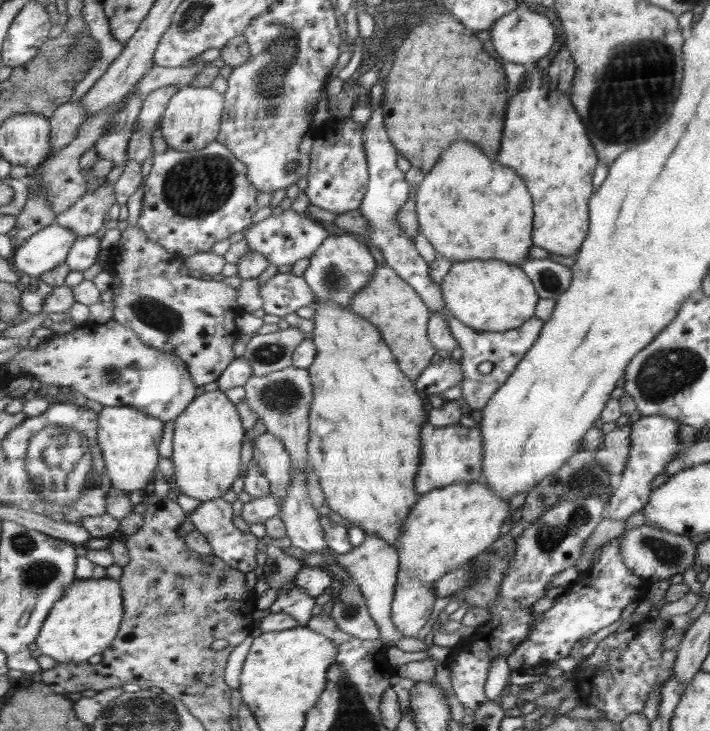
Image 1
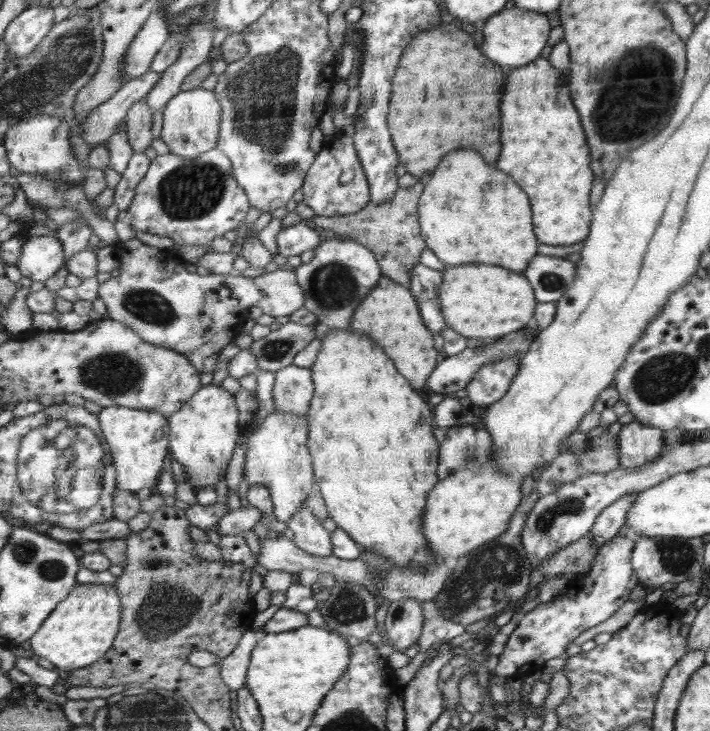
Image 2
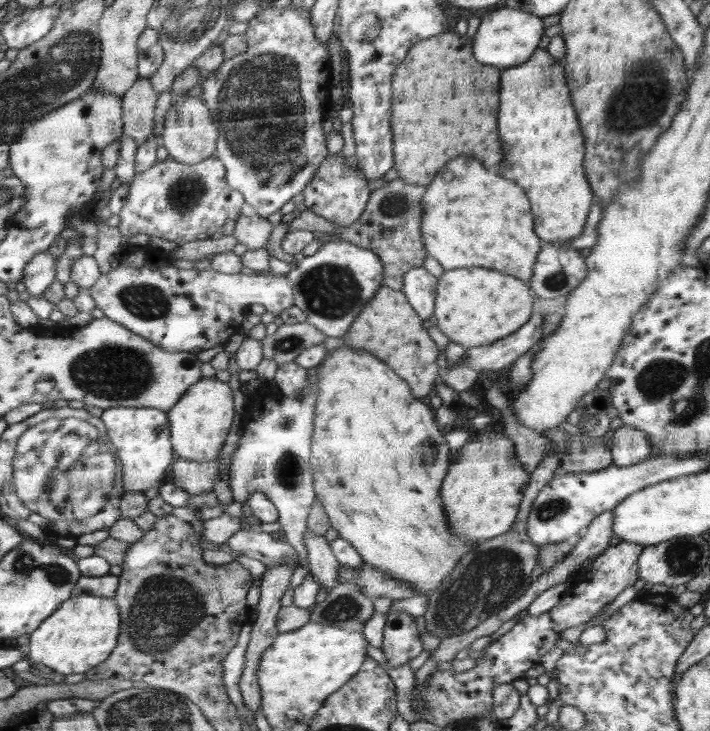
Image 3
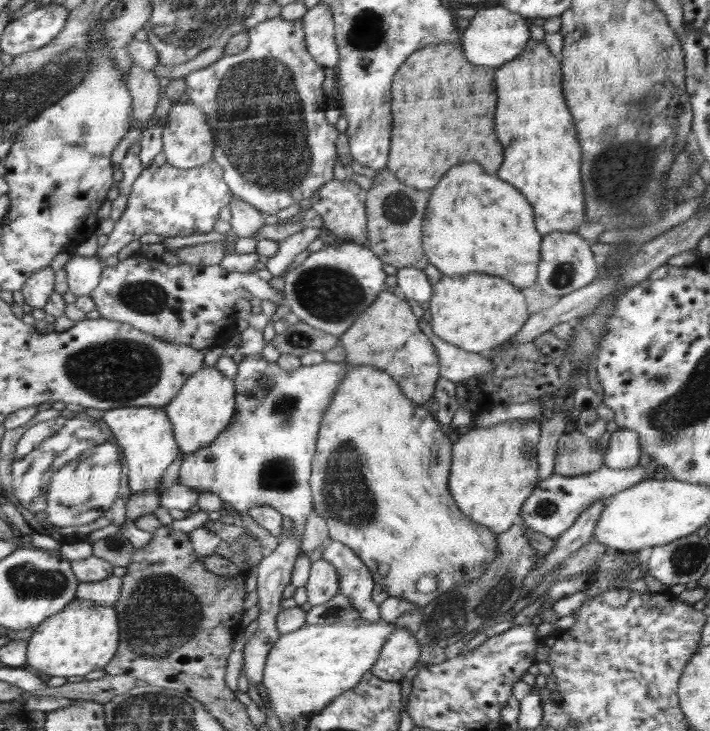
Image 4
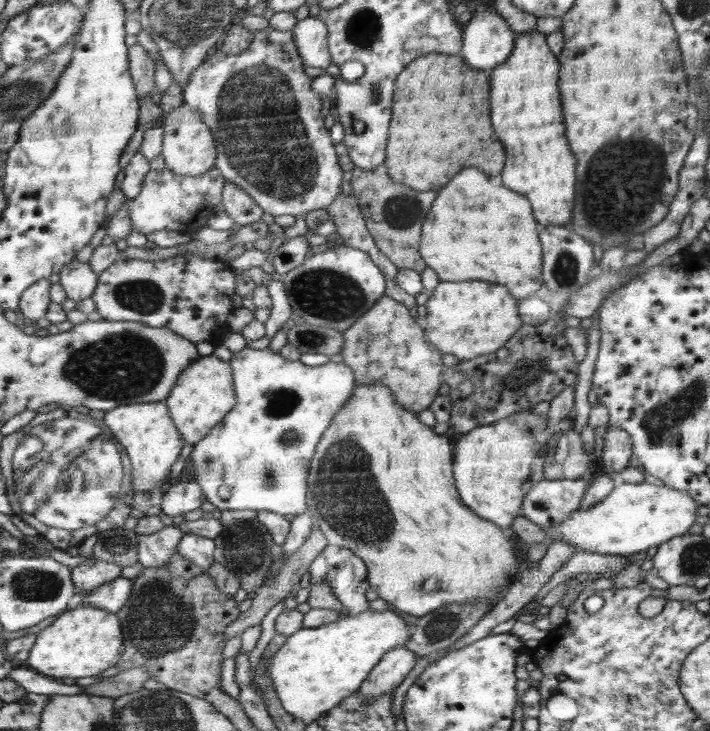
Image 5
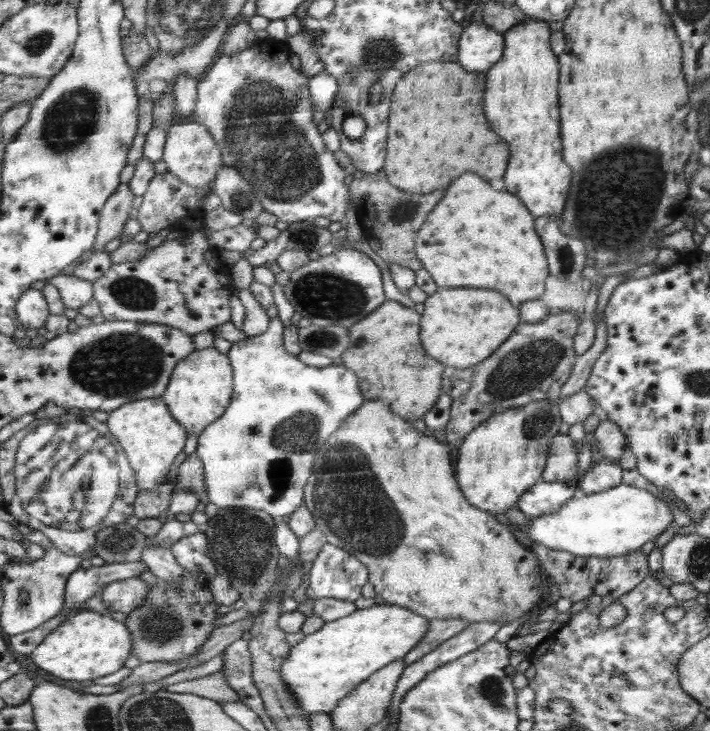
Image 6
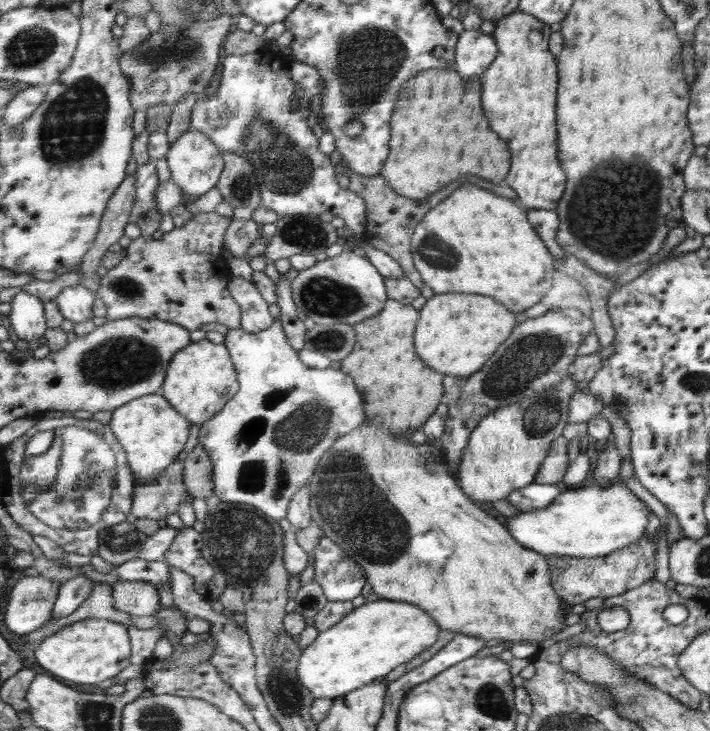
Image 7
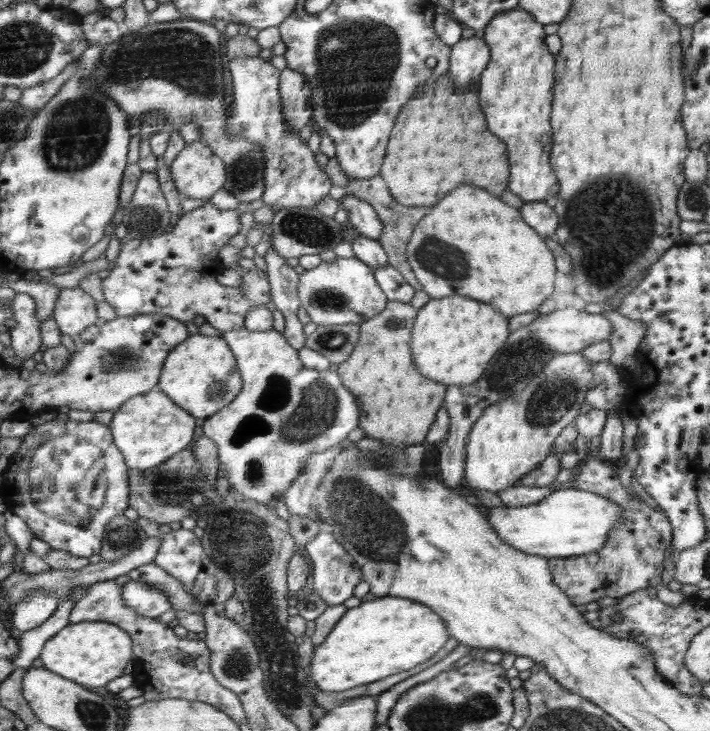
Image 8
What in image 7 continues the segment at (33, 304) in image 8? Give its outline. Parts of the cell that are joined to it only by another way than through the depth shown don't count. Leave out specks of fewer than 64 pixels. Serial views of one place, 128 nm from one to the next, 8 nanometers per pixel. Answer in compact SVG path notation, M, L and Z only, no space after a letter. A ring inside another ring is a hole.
M26 290L20 291L13 298L10 318L22 345L46 337L50 329L46 302Z

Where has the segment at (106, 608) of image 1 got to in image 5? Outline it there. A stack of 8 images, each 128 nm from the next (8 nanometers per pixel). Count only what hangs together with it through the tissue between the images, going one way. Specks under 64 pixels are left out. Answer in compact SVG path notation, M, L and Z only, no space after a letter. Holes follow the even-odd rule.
M79 603L39 633L28 662L39 673L57 680L96 677L118 666L126 654L126 647L125 628L118 614Z

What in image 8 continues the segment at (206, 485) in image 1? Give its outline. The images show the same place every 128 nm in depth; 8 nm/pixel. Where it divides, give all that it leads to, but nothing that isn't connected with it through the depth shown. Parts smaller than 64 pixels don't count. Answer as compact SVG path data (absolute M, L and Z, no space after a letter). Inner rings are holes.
M199 332L170 354L164 364L160 386L182 408L186 408L196 418L207 420L236 398L243 387L243 380L236 358L224 338L213 338Z

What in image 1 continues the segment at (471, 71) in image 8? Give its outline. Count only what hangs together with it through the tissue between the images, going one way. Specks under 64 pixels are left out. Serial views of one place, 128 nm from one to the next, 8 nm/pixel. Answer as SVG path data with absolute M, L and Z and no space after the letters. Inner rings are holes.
M523 2L512 13L506 14L493 25L490 29L490 38L502 60L523 64L530 71L536 67L536 62L540 58L544 58L552 50L556 42L556 30L548 17L542 12L526 8Z

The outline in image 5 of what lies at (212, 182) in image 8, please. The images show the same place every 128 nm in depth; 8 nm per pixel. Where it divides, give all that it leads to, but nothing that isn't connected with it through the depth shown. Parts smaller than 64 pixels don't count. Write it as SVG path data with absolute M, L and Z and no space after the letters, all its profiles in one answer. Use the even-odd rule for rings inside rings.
M182 105L166 114L165 127L165 156L167 168L182 175L204 175L217 166L218 145L213 129L205 121L202 111L190 105Z

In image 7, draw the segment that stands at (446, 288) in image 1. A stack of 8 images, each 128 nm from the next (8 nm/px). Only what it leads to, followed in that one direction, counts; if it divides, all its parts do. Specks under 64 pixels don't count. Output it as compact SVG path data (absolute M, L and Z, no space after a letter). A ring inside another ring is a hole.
M476 293L435 294L426 300L421 308L421 320L417 323L413 338L417 353L429 365L445 375L456 377L473 376L484 366L494 353L509 339L513 330L520 324L518 315L494 298Z

